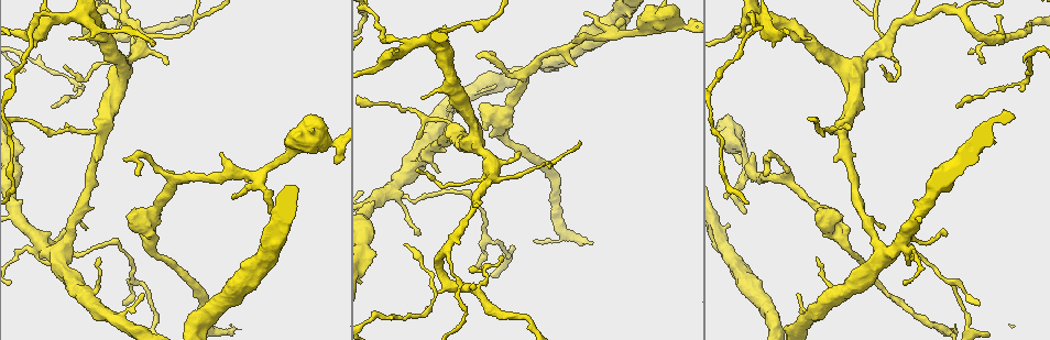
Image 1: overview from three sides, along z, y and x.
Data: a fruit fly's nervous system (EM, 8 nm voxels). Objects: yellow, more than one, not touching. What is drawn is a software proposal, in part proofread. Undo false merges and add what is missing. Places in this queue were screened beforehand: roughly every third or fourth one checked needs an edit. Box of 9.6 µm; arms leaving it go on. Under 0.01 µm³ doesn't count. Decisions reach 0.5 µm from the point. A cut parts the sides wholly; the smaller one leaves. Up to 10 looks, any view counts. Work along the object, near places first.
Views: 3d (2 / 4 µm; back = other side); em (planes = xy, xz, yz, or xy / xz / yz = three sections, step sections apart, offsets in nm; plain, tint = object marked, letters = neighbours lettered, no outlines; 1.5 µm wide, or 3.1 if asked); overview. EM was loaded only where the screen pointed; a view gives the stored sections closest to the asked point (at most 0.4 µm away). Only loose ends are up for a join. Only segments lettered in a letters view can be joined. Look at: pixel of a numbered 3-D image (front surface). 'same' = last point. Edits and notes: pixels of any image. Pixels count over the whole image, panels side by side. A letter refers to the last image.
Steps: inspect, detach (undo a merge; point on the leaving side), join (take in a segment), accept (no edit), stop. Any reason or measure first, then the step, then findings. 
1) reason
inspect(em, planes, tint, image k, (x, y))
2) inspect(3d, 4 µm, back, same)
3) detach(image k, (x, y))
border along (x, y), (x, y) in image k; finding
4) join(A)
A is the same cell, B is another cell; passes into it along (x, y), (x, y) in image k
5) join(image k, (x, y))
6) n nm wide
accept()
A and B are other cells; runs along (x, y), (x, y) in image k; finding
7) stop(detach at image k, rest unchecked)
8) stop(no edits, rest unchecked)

tapers out
inspect(em, planes, letters, image 1, (492, 53))

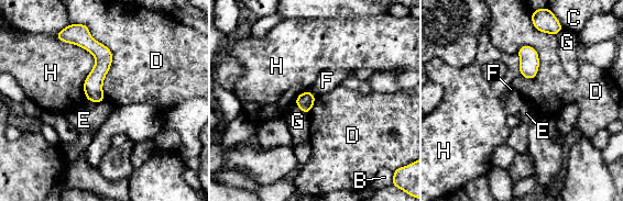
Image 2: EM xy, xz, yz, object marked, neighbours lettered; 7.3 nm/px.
accept()
B, C, D, E, F, G and H are other cells; runs along (59, 35), (99, 54), (101, 98) in image 2; none of them fits

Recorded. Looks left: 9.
inspect(3d, 2 µm, image 1, (571, 41))

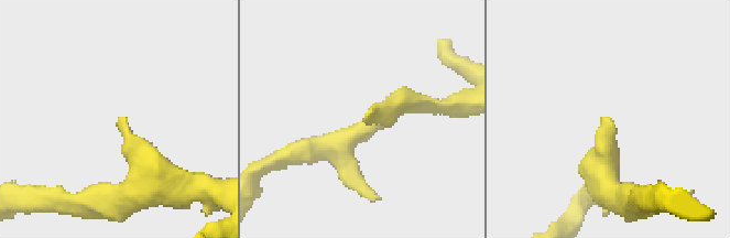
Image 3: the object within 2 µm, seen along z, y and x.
need the tissue
inspect(em, planes, letters, image 3, (368, 116))

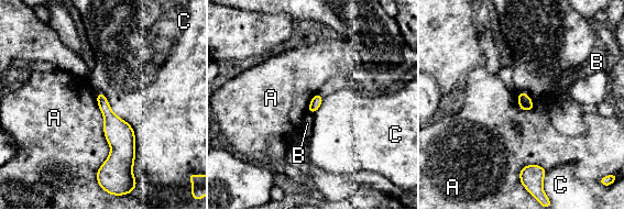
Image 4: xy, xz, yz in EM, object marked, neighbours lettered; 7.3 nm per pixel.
accept()
A, B and C are other cells; border along (96, 92), (110, 148), (97, 180) in image 4; none of them fits

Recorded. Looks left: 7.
inspect(em, xy, step 4, letters, image 1, (518, 153))

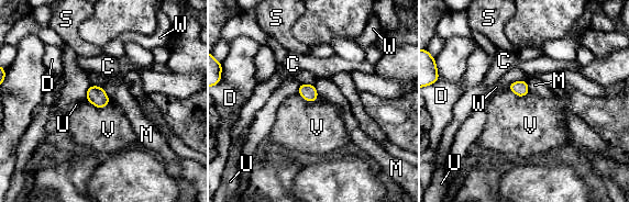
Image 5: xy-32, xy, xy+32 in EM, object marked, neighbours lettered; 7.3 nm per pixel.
accept()
C, D, M, S, U, V and W are other cells; border along (85, 98), (99, 108), (110, 102) in image 5; no lettered segment goes on from it

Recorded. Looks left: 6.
sharp bend
inspect(em, yz, step 8, tint, image 1, (412, 43))

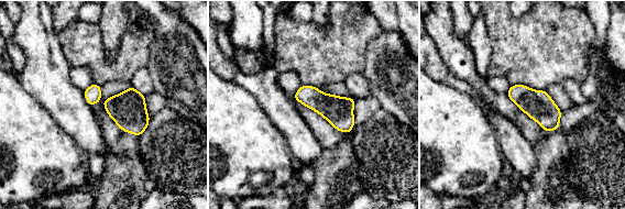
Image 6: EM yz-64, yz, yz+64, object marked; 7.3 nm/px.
another direction
inspect(em, xz, step 8, tint, same)

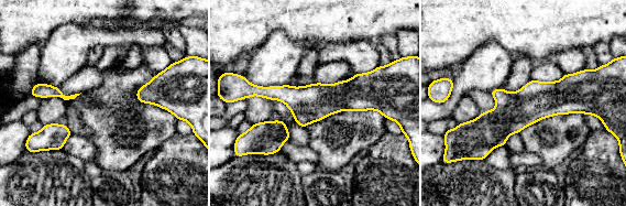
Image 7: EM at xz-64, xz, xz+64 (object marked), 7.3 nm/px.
see the neighbours
inspect(em, xz, step 8, letters, same)

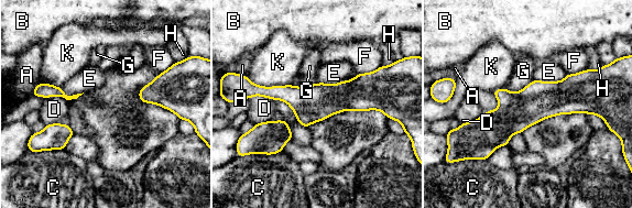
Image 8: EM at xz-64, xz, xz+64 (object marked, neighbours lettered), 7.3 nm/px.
K touches over 340 nm
accept()
A, B, C, D, E, F, G, H and K are other cells; border along (534, 79), (520, 90), (505, 88) in image 8; continuous, no second neuron

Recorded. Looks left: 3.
stop(no edits, rest unchecked)

